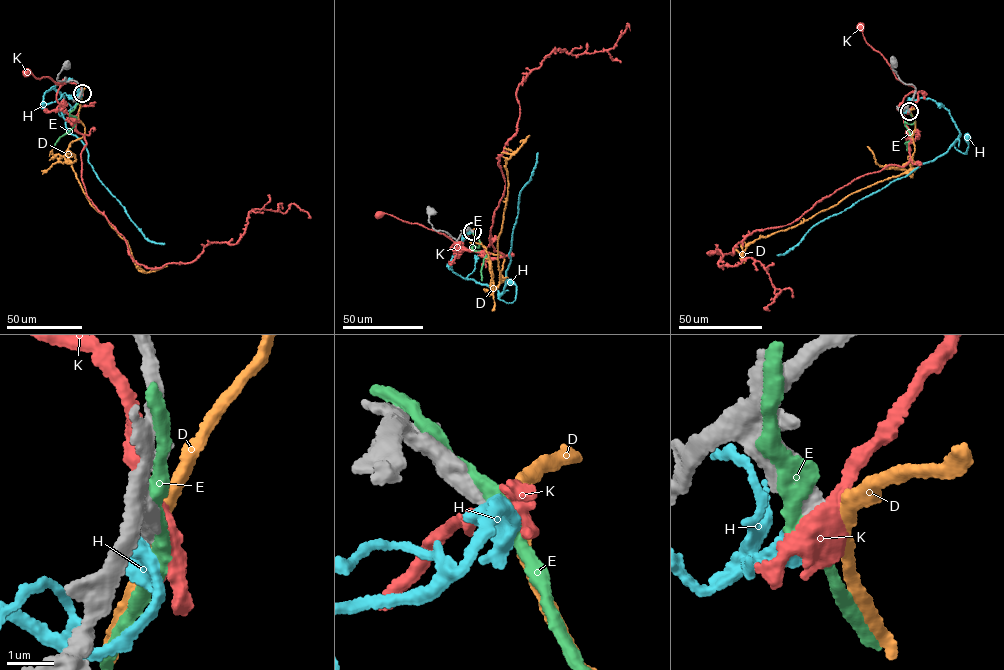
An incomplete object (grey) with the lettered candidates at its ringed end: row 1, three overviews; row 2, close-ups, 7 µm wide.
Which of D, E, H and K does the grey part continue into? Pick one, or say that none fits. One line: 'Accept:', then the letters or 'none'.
Accept: none

